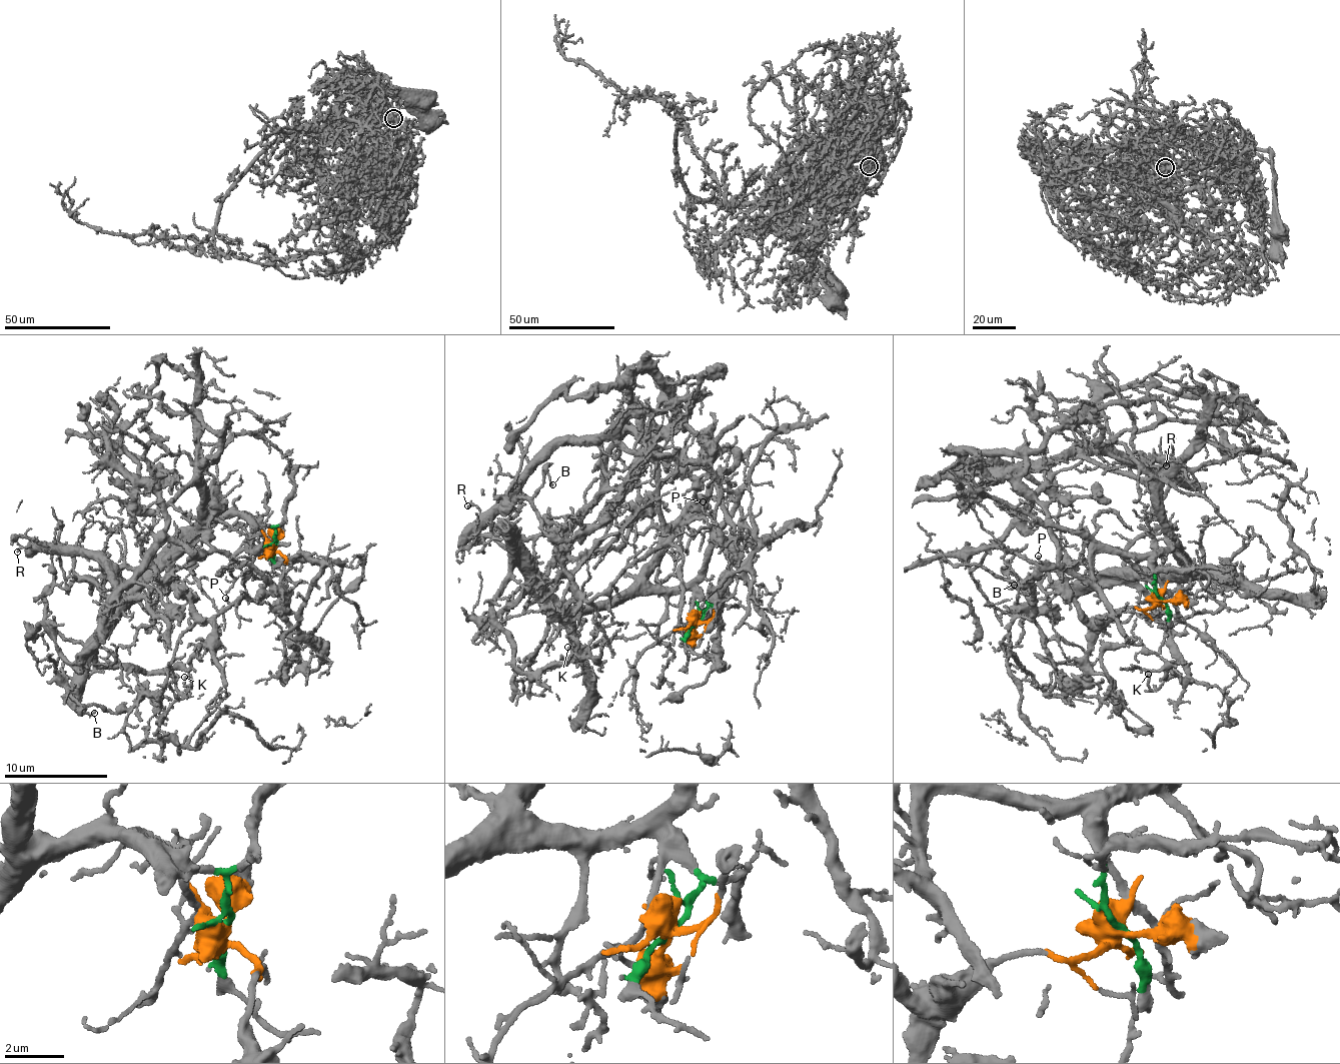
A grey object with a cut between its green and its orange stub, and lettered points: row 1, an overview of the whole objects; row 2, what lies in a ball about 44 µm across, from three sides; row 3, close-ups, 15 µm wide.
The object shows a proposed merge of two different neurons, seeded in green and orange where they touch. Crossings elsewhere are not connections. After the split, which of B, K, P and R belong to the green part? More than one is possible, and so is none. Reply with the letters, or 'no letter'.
K

